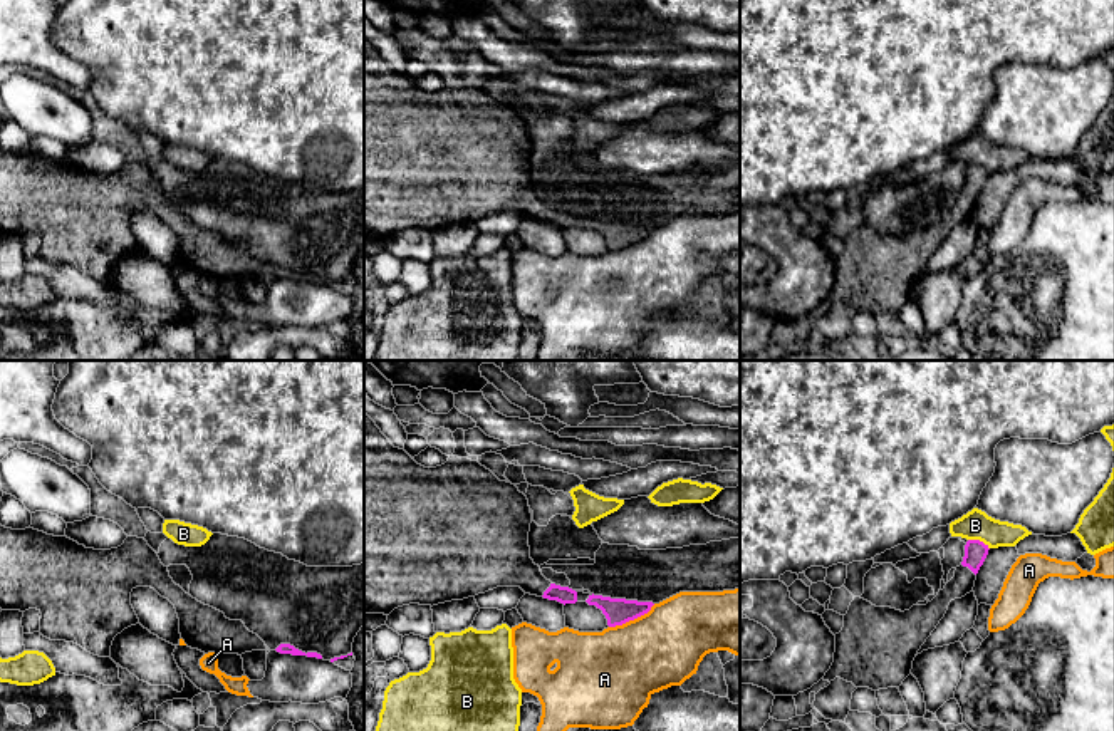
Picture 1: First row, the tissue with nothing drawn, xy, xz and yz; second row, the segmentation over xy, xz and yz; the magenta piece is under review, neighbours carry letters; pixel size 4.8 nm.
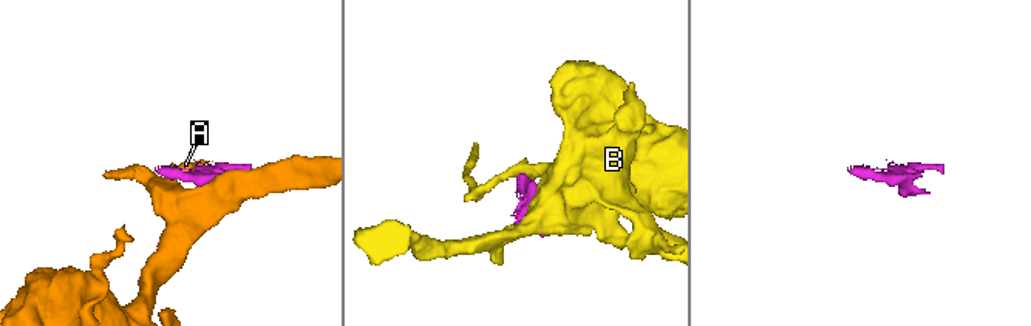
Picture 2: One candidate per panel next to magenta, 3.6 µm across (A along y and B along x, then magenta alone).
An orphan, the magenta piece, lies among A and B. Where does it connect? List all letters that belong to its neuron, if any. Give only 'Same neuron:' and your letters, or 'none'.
Same neuron: none

